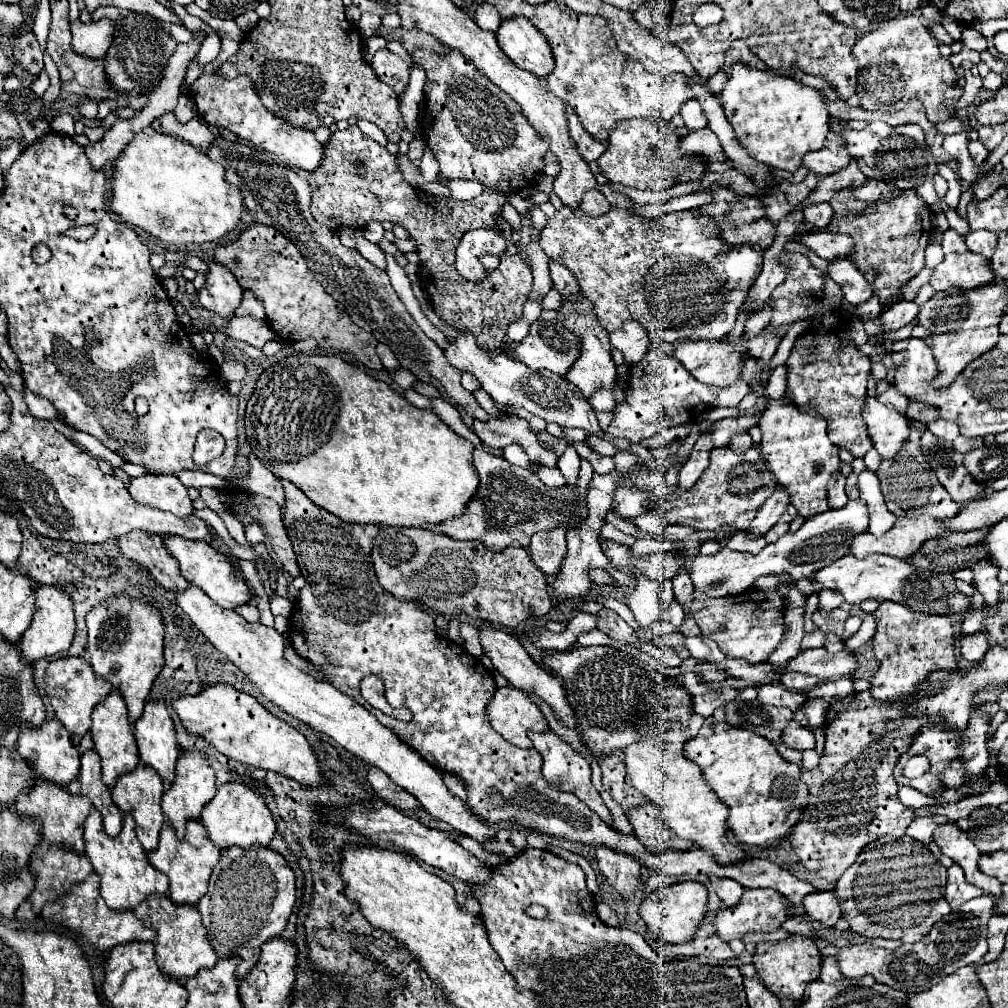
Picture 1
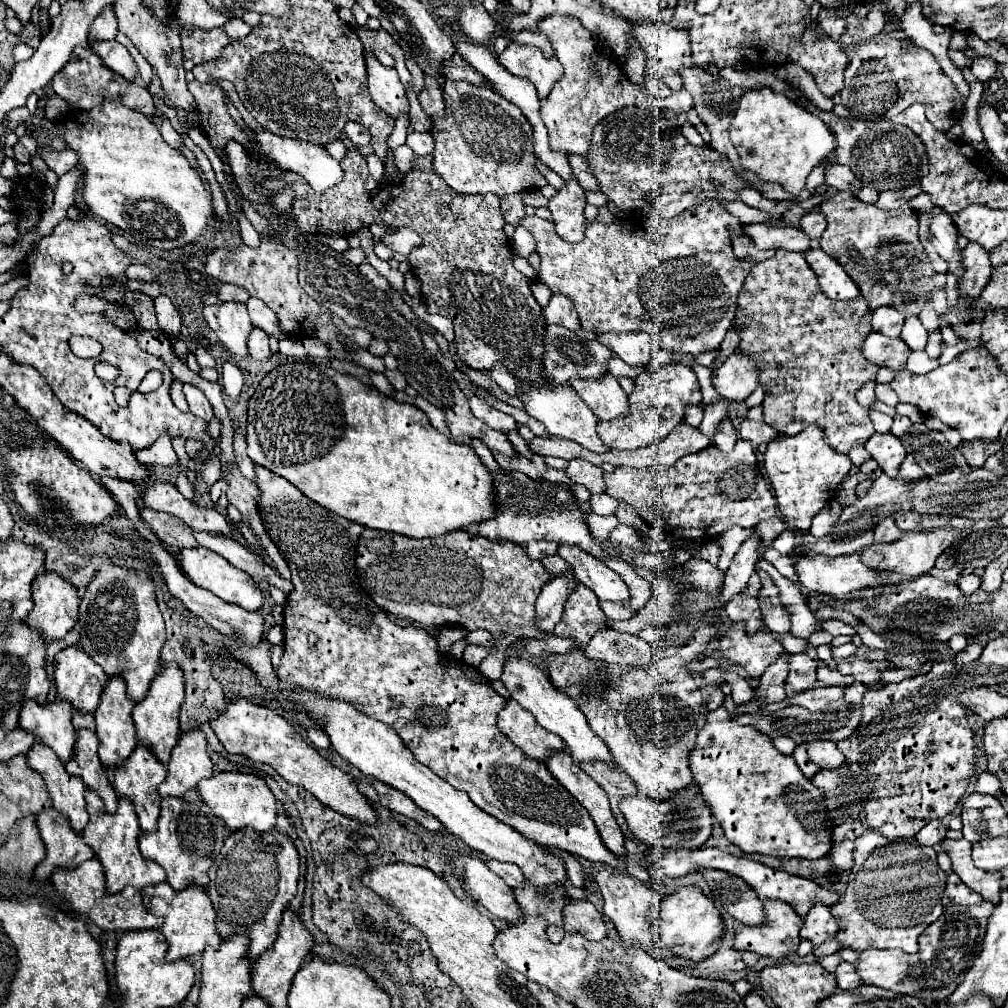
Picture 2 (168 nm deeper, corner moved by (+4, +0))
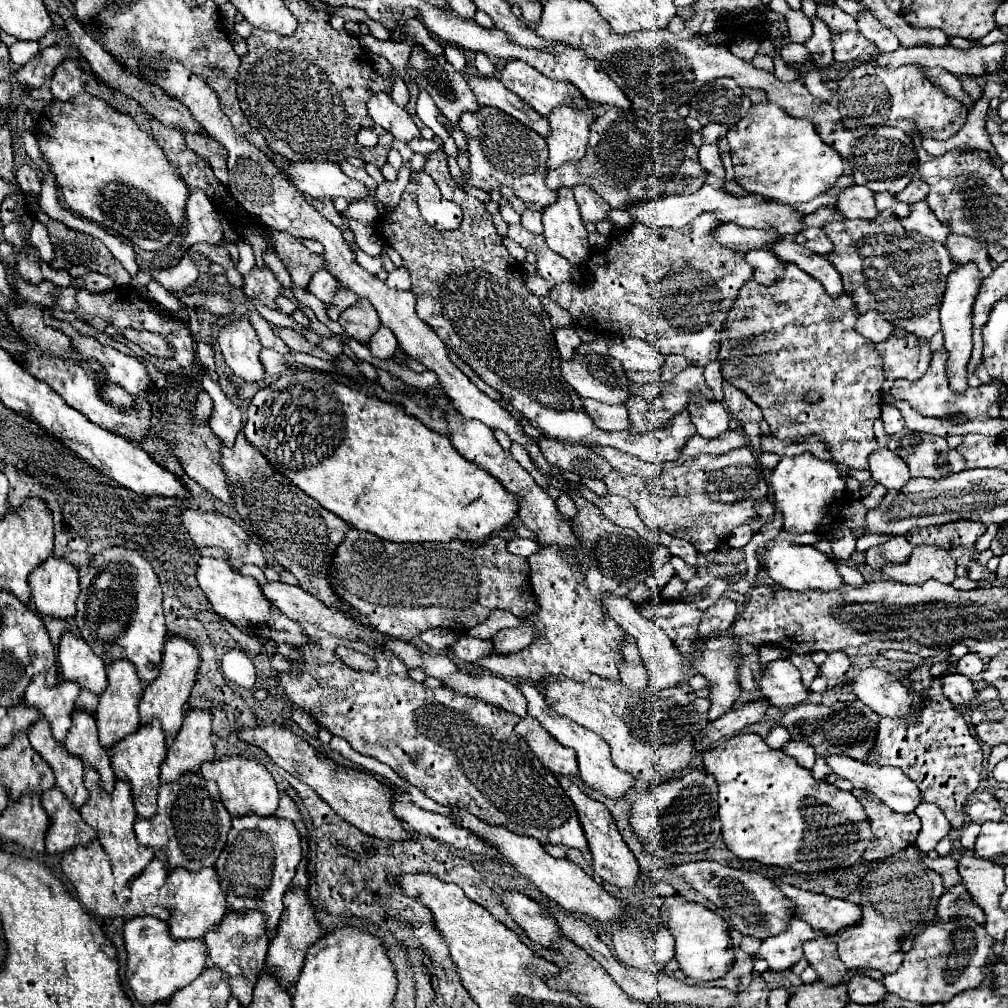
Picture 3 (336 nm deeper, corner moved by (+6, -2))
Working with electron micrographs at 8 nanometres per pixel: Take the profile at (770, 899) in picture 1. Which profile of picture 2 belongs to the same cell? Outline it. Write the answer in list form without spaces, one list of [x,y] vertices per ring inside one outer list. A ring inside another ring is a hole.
[[[763,900],[763,906],[765,906],[765,926],[741,926],[739,930],[735,930],[733,948],[735,950],[751,950],[761,956],[771,956],[771,958],[783,960],[789,952],[797,950],[803,918],[787,902]]]

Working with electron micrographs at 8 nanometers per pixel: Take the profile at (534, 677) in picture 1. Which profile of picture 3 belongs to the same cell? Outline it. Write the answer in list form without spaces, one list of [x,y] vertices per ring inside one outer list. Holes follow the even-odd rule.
[[[519,682],[517,686],[519,686],[519,690],[523,692],[523,696],[527,698],[527,712],[529,712],[533,718],[537,718],[539,724],[541,724],[561,746],[573,748],[573,750],[577,752],[579,776],[581,776],[581,780],[583,780],[589,788],[601,792],[601,794],[603,794],[605,798],[609,798],[609,800],[621,800],[621,798],[625,796],[625,792],[627,792],[629,788],[633,788],[635,778],[633,778],[629,772],[623,772],[623,770],[615,768],[615,764],[611,762],[611,756],[609,756],[609,746],[607,746],[607,742],[605,742],[599,734],[595,734],[595,732],[591,732],[591,730],[587,730],[587,728],[575,724],[575,722],[569,720],[569,718],[563,718],[563,716],[555,714],[555,710],[551,710],[551,708],[547,706],[545,696],[543,696],[535,686],[531,686],[529,682]]]

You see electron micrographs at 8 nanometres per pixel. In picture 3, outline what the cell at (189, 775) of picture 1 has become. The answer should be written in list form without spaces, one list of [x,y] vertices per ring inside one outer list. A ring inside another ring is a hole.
[[[189,710],[179,734],[167,748],[167,758],[161,764],[161,782],[173,782],[181,774],[199,770],[203,762],[213,760],[211,734],[211,710]]]

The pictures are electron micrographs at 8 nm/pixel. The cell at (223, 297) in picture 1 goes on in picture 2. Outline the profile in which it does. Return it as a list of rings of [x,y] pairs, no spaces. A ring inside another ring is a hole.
[[[221,302],[217,306],[203,306],[203,316],[207,324],[217,330],[217,338],[225,348],[233,348],[235,358],[249,356],[247,336],[253,328],[249,312],[241,302]]]

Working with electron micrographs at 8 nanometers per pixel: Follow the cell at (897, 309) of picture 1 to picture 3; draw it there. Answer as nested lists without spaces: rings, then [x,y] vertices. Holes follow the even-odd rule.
[[[867,312],[857,318],[855,330],[867,340],[873,340],[877,344],[877,342],[883,342],[891,334],[893,324],[889,324],[879,312]]]

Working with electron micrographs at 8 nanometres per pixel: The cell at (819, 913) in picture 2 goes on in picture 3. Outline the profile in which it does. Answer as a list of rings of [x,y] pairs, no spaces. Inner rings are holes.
[[[821,934],[819,938],[807,942],[803,946],[803,950],[805,950],[805,958],[815,968],[819,982],[823,982],[827,986],[847,984],[847,980],[843,980],[843,976],[847,974],[847,968],[835,952],[833,938]]]

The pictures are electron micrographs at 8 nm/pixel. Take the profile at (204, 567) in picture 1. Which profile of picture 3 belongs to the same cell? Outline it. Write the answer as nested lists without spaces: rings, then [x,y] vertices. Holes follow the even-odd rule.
[[[203,558],[203,562],[199,564],[199,570],[197,570],[197,580],[199,580],[201,590],[209,598],[213,610],[221,618],[227,618],[233,626],[241,628],[243,632],[249,626],[265,624],[269,620],[269,616],[271,616],[271,602],[263,596],[257,580],[251,578],[251,576],[241,576],[225,560]]]

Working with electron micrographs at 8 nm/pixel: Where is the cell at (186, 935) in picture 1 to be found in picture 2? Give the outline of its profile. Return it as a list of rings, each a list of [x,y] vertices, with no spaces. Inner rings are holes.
[[[167,881],[161,882],[155,886],[149,886],[143,890],[143,904],[145,908],[163,918],[161,934],[165,936],[169,950],[167,950],[167,960],[189,960],[195,954],[203,952],[205,946],[217,948],[221,944],[221,938],[215,930],[215,910],[211,906],[211,900],[201,886],[189,886],[183,892],[175,892]]]

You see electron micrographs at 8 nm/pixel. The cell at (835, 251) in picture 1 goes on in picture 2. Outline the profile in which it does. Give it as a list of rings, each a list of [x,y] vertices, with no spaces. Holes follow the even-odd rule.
[[[749,224],[745,228],[747,236],[755,242],[759,250],[765,248],[785,248],[795,252],[807,252],[813,248],[809,236],[795,226],[767,226],[767,224]]]

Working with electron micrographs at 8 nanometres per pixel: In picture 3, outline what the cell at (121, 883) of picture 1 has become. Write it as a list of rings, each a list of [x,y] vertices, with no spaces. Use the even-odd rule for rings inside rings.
[[[89,764],[85,766],[85,786],[89,790],[89,800],[83,804],[83,808],[79,808],[83,820],[97,830],[97,840],[101,842],[101,846],[105,848],[105,852],[109,854],[111,862],[113,862],[113,876],[117,880],[115,890],[121,890],[127,882],[131,882],[135,876],[139,876],[139,872],[143,872],[147,868],[147,864],[153,860],[153,852],[151,848],[143,848],[133,832],[133,822],[137,818],[135,814],[135,806],[133,806],[133,792],[131,792],[131,784],[127,784],[125,780],[117,780],[113,792],[105,792],[103,784],[101,784],[101,776],[95,768],[91,768]]]

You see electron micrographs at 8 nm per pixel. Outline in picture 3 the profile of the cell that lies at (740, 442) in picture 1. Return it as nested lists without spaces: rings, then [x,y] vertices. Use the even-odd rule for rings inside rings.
[[[707,398],[691,400],[691,404],[687,404],[687,410],[691,414],[691,422],[697,426],[697,434],[703,438],[717,438],[729,428],[729,414],[721,402]]]

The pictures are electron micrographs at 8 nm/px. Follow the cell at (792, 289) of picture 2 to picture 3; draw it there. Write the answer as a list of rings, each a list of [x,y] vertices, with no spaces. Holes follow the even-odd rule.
[[[783,264],[783,280],[765,288],[755,280],[749,280],[741,286],[739,296],[733,308],[727,314],[723,330],[733,326],[735,322],[749,320],[755,328],[775,330],[761,336],[751,336],[747,342],[721,344],[719,362],[723,380],[743,390],[761,410],[771,428],[771,434],[779,440],[801,440],[809,434],[821,436],[835,458],[837,464],[847,468],[863,468],[867,470],[867,456],[877,450],[877,440],[873,434],[873,422],[881,416],[881,386],[885,382],[883,360],[875,350],[875,344],[853,330],[859,312],[853,308],[849,296],[841,294],[831,298],[823,286],[813,280],[809,274],[799,270],[795,264]],[[819,390],[823,400],[819,404],[805,402],[807,392]]]

